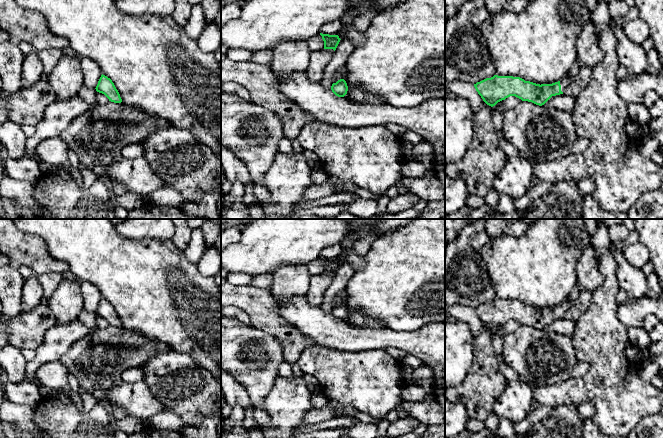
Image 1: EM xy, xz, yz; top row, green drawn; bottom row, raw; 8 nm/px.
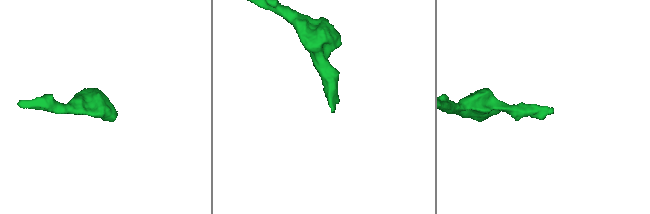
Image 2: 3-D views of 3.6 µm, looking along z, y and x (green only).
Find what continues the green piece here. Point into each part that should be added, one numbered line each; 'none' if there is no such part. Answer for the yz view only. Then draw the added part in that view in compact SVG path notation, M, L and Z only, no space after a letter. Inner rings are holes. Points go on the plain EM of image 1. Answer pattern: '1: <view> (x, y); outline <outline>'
1: yz (571, 311); outline M583 291L574 303L567 299L560 304L561 315L570 321L577 321L589 308L592 299L592 291Z

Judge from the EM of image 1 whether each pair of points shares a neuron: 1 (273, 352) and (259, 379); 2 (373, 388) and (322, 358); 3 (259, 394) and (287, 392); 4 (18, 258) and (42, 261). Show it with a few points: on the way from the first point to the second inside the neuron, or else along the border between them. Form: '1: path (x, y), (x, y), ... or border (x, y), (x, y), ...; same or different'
1: path (273, 359), (263, 372); same
2: path (360, 379), (343, 376), (335, 370); same
3: border (278, 375), (265, 398), (263, 409); different
4: path (24, 258), (36, 258); same

